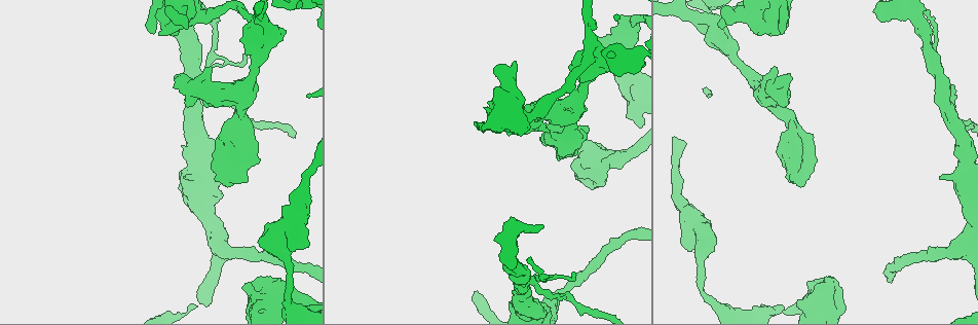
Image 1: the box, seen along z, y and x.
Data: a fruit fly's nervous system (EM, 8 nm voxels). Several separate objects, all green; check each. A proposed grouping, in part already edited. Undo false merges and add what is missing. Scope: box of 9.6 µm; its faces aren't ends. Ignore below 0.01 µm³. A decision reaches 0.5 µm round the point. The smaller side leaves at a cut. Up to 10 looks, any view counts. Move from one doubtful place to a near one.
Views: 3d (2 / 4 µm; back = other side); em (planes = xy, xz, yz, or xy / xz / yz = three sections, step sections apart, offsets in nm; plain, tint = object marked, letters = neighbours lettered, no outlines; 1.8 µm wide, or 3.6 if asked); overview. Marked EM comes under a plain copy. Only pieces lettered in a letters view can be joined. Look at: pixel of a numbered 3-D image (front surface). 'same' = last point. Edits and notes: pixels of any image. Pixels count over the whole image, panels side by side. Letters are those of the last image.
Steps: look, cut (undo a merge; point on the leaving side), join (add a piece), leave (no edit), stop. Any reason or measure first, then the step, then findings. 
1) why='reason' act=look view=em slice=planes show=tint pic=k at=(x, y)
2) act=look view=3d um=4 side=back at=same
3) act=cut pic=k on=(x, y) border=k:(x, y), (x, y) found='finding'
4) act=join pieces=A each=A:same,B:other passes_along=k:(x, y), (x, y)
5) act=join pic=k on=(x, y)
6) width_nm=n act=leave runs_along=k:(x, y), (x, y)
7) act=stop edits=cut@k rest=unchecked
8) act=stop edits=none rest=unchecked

why='three-way junction' act=look view=3d um=4 pic=1 at=(250, 22)

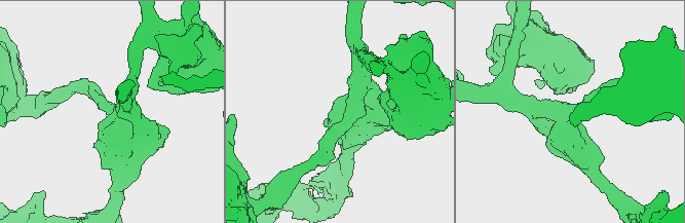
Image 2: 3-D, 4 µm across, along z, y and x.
arms=3 arm_widths_nm=190,280,480 why='shape alone is not enough' act=look view=em slice=planes show=letters pic=2 at=(114, 114)

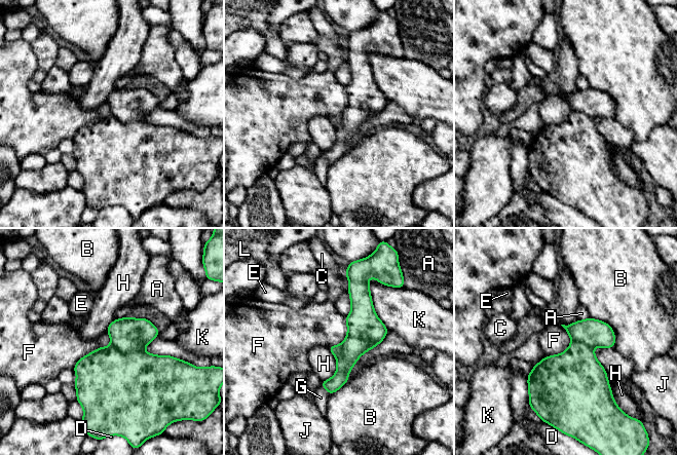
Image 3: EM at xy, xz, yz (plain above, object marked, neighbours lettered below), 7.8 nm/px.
act=leave each=A:other,B:other,C:other,D:other,E:other,F:other,G:other,H:other,J:other,K:other,L:other runs_along=3:(354, 283), (359, 341), (330, 390) found='all the same neuron'

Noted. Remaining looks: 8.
why='thick end' act=look view=em slice=planes show=letters pic=1 at=(543, 226)

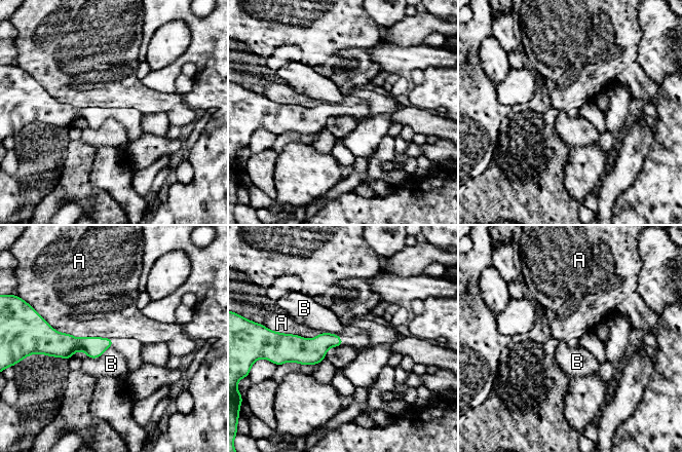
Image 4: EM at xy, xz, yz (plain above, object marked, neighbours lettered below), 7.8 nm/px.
longest_contact=A:550nm act=leave each=A:other,B:other found='no lettered piece goes on from it'

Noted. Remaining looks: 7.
why='thick end' act=look view=em slice=planes show=tint pic=1 at=(489, 102)

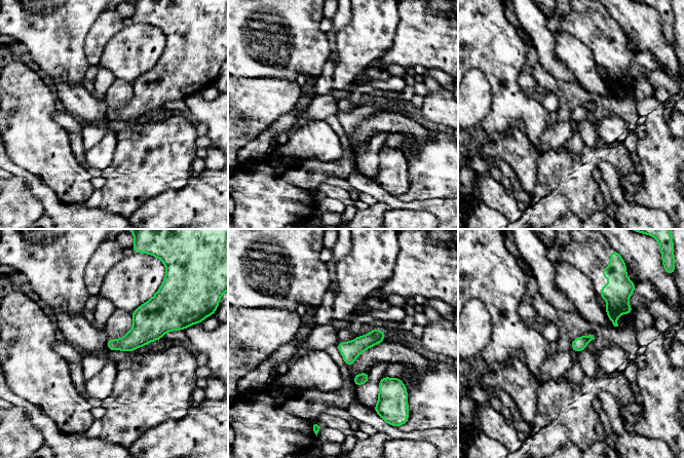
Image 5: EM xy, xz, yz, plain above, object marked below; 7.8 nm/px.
why='see the neighbours' act=look view=em slice=planes show=letters at=same

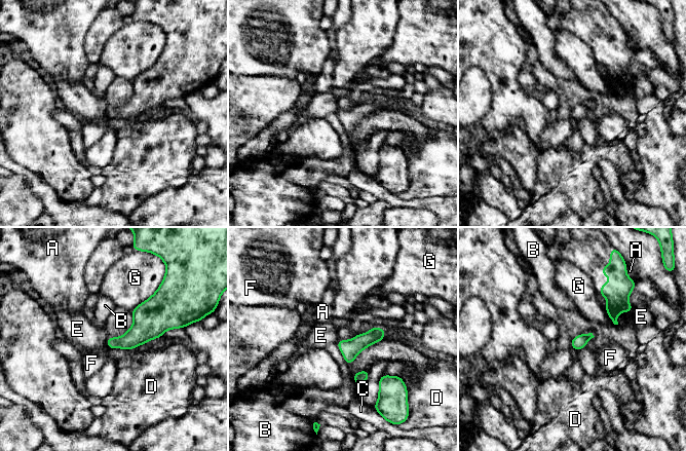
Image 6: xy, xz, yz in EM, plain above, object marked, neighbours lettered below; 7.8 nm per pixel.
act=leave each=A:other,B:other,C:other,D:other,E:other,F:other,G:other border=6:(106, 338), (106, 343), (110, 349) found='no lettered piece goes on from it'

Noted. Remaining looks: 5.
why='an open end' act=look view=em slice=xz step=8 show=letters pic=1 at=(941, 175)

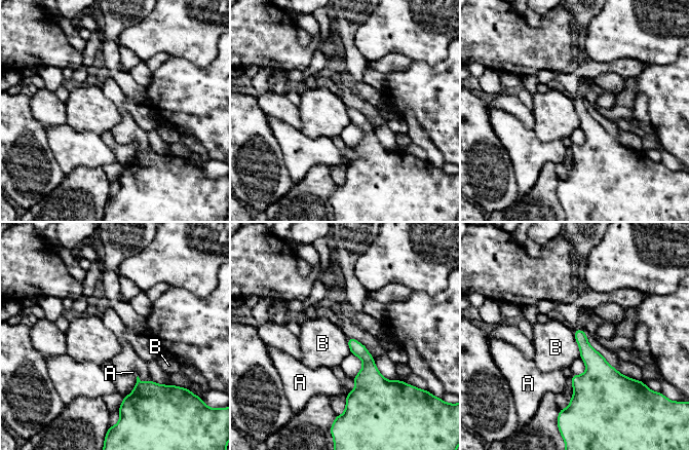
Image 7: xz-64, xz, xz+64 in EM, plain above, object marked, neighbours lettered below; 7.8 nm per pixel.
act=leave each=A:other,B:other border=7:(573, 331), (580, 357) found='none of them fits'

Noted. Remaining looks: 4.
act=stop edits=none rest=unchecked

